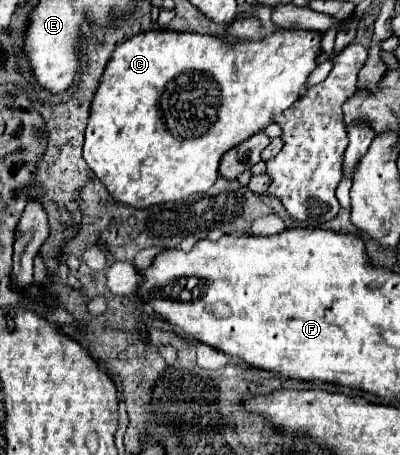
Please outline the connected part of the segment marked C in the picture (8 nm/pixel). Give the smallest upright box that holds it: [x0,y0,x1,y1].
[82,30,322,208]

